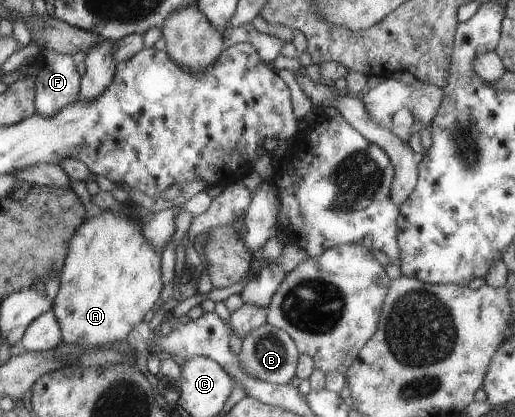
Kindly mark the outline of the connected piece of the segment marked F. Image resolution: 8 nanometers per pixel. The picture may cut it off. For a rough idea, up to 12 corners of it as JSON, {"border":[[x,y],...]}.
{"border":[[46,49],[33,78],[43,117],[78,98],[72,55]]}

